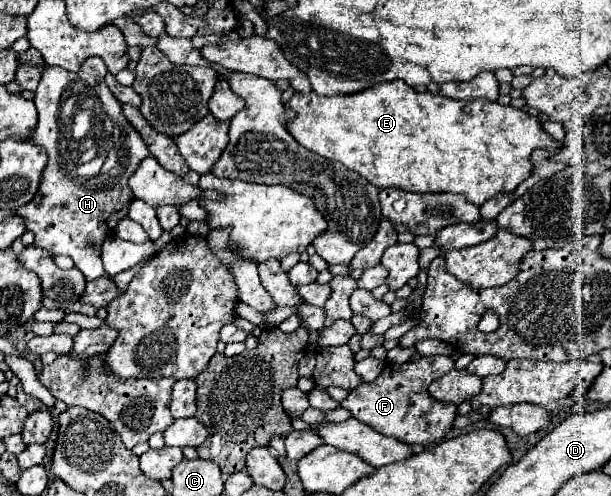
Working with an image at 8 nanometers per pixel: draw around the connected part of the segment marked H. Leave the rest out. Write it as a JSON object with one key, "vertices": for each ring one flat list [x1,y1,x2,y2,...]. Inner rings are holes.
{"vertices":[[88,59,88,63,84,63,84,67,78,73,64,71,60,67,44,69,42,79,36,89,36,97,34,97,34,103,38,109,38,125,36,125,36,131,32,133,32,141,48,151,48,167,44,169,44,183,40,185,36,199,16,209,16,213,24,217,26,229,34,233,34,245,40,249,46,249,52,255,72,257,76,269,84,273,86,281,94,281,106,275,102,267,102,259,100,259,100,247,104,239,116,229,116,225,128,215,130,203,134,201,128,179,136,173,142,159,150,155,140,133,126,121,122,113,122,105,106,87,104,75,106,75,106,67,102,59],[76,109,88,111,90,121,94,121,90,125,90,131,82,139,72,137]]}

